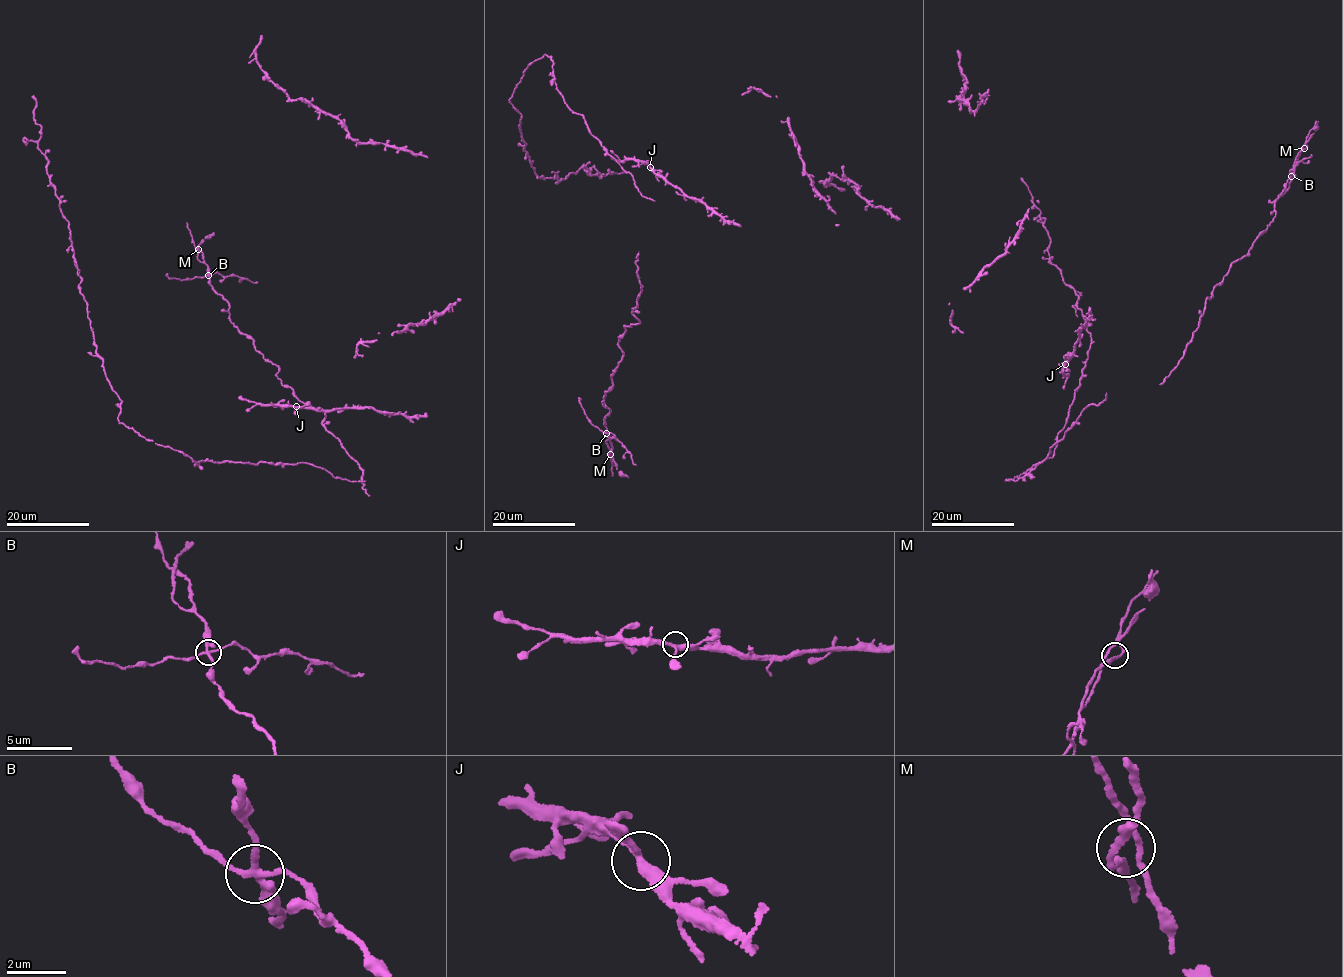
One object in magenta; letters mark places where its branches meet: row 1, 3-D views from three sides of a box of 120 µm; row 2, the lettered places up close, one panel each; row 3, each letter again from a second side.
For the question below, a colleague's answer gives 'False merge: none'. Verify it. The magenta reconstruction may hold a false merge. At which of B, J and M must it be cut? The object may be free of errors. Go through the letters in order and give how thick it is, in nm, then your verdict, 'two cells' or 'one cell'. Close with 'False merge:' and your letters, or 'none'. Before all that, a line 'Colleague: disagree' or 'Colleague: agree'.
Colleague: disagree
B: calibre 240 nm; two cells
J: calibre 260 nm; one cell
M: calibre 200 nm; one cell
False merge: B

